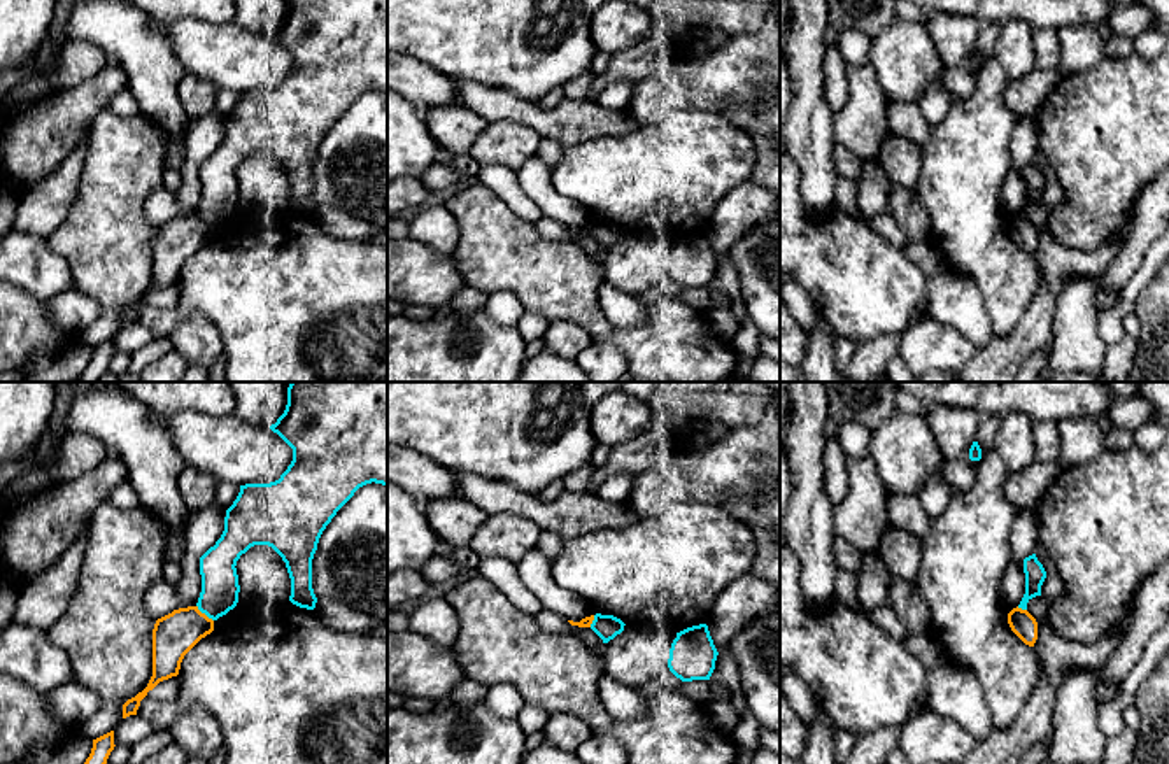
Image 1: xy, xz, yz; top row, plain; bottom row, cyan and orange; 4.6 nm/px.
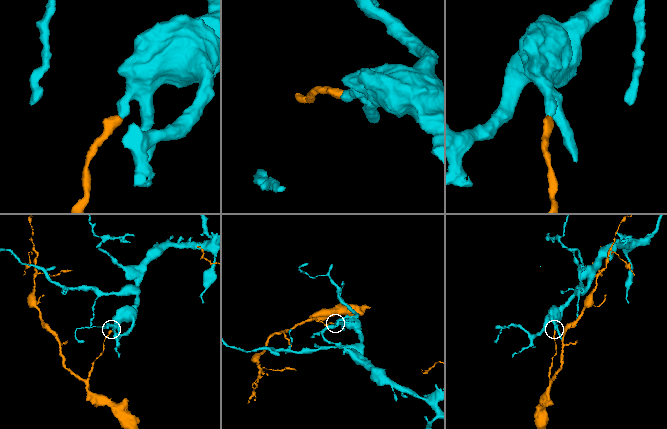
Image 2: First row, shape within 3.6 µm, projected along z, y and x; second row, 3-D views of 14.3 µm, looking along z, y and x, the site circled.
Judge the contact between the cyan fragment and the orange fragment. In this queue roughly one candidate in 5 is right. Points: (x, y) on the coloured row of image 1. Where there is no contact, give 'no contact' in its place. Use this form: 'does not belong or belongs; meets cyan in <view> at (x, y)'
does not belong; meets cyan in xy at (204, 612)

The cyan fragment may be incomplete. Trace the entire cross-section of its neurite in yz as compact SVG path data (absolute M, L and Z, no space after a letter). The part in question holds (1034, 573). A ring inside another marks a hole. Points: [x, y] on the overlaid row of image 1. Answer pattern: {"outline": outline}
{"outline": "M1036 554L1024 559L1024 573L1025 573L1025 594L1018 605L1018 608L1027 610L1027 603L1041 596L1041 585L1046 578L1046 571L1043 564L1038 561Z"}

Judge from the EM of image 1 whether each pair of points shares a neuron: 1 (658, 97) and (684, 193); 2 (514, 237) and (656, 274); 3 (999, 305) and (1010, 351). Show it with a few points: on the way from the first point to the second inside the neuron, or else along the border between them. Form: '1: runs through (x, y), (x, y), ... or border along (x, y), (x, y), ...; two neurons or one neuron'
1: border along (703, 111), (675, 111), (659, 123), (642, 128); two neurons
2: border along (600, 260), (605, 279); two neurons
3: border along (1031, 300), (1022, 319), (1010, 332), (996, 339); two neurons

